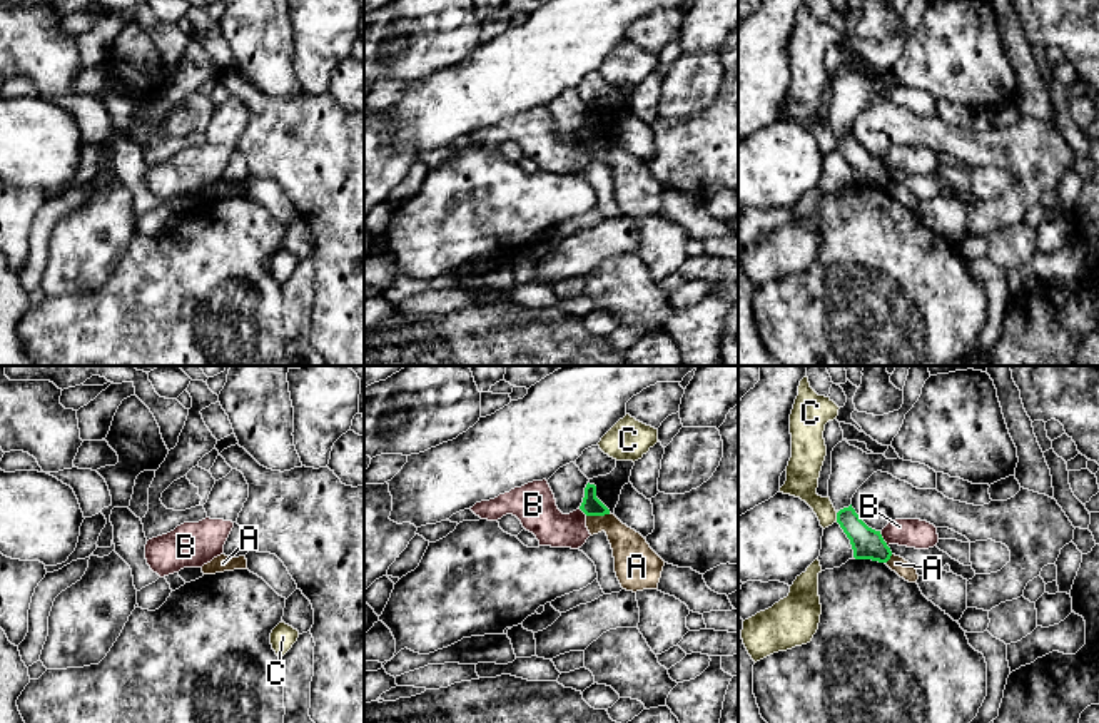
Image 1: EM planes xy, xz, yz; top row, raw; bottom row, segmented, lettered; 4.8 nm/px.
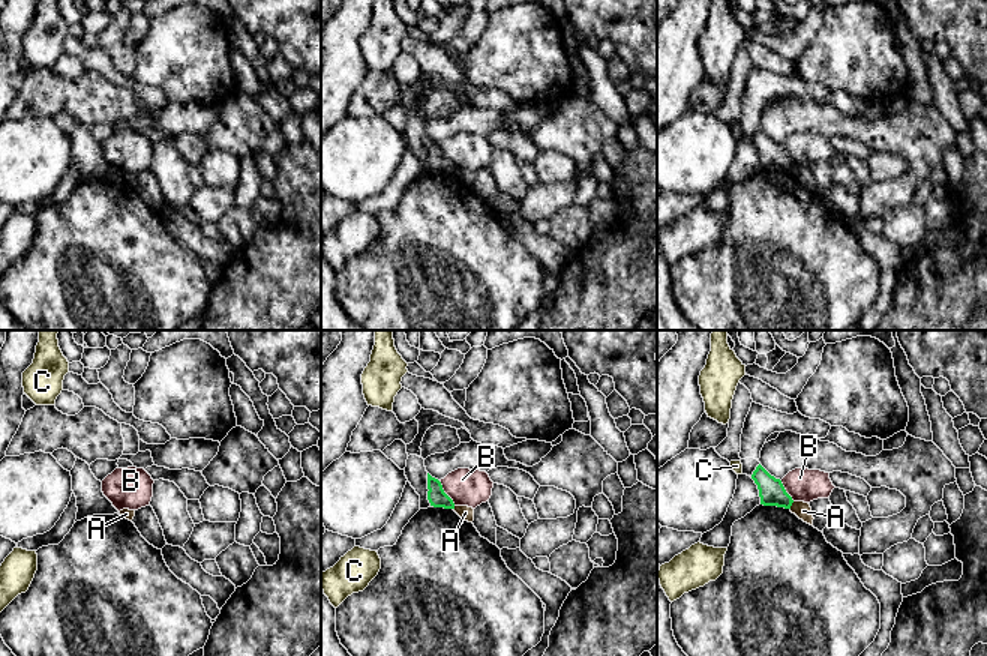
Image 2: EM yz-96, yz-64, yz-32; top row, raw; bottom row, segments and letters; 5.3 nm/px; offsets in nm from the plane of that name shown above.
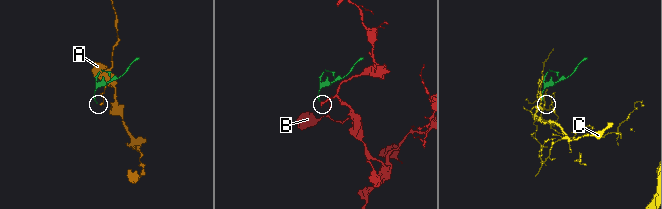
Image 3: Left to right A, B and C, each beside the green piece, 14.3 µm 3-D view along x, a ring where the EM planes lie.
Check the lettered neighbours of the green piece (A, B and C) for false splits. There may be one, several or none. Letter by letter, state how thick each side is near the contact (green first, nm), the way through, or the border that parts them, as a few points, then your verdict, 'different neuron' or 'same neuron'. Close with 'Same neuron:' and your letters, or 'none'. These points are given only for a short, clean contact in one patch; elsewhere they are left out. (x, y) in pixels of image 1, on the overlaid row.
A: calibres 100 and 180 nm; border xz (610, 513), (587, 516); different neuron
B: calibres 150 and 140 nm; border yz (881, 535), (887, 546); different neuron
C: calibres 150 and 160 nm; border yz (835, 513), (837, 521); different neuron
Same neuron: none

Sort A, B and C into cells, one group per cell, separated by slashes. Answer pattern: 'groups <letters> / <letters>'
groups A / B / C

